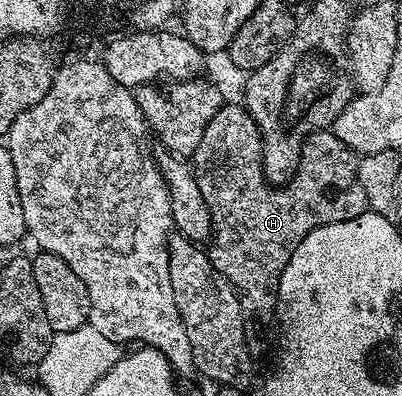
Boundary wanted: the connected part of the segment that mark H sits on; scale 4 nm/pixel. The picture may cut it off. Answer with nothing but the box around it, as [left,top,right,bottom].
[191,102,369,321]

